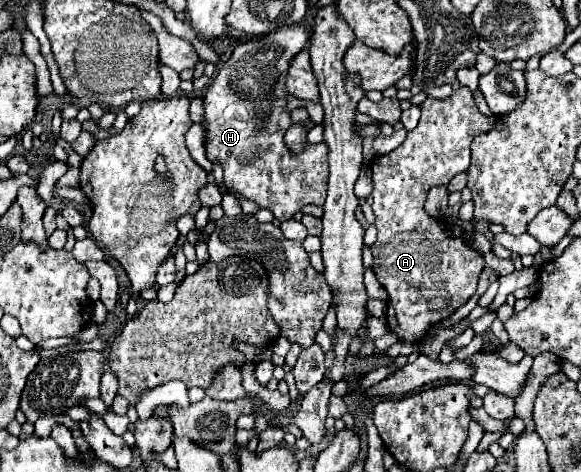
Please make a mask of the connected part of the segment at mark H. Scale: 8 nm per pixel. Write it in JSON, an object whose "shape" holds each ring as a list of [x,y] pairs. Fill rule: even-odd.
{"shape":[[[305,24],[285,26],[239,44],[203,94],[209,160],[217,158],[223,164],[225,184],[233,192],[271,210],[281,222],[293,218],[305,204],[323,206],[327,192],[327,144],[313,144],[297,156],[283,144],[283,134],[291,126],[285,112],[285,76],[291,58],[307,46],[309,28]]]}

